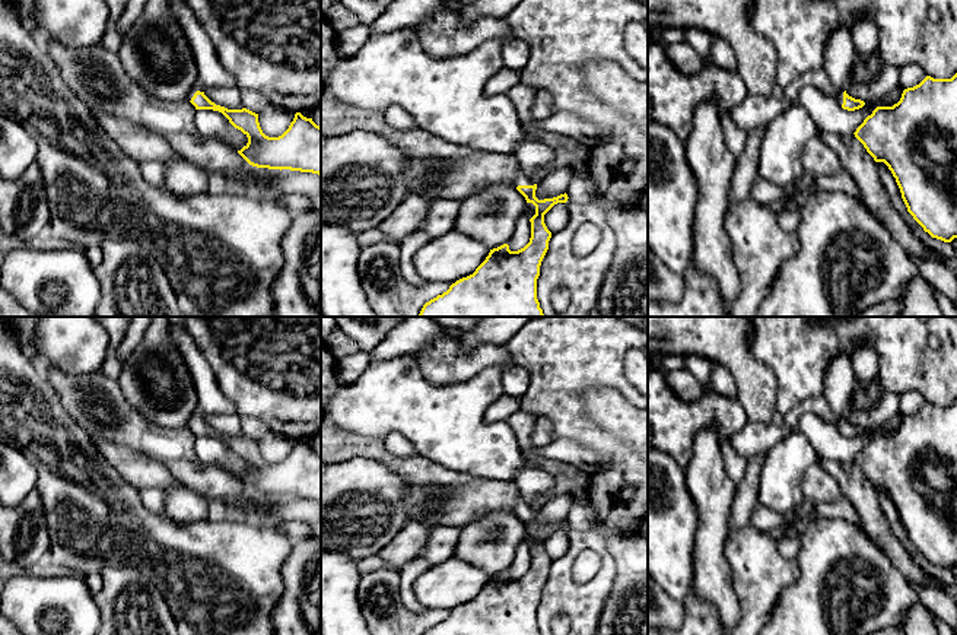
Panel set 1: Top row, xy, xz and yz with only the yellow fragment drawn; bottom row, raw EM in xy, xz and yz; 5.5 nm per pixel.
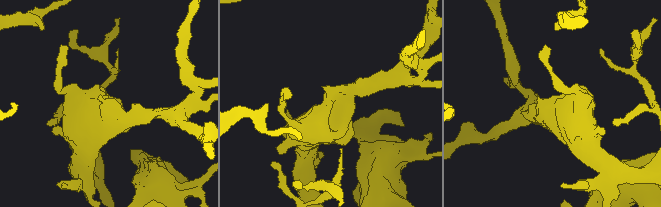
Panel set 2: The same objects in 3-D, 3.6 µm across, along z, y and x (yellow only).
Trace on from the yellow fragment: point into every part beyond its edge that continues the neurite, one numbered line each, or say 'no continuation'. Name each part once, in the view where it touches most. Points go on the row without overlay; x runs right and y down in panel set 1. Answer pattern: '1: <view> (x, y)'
1: xz (520, 505)

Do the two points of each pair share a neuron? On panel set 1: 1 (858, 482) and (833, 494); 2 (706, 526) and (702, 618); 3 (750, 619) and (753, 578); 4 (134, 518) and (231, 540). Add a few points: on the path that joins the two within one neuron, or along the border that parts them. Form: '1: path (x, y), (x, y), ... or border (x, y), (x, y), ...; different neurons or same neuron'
1: border (822, 462), (822, 466), (833, 478), (843, 495); different neurons
2: border (695, 587), (695, 591), (714, 607), (719, 619); different neurons
3: path (753, 609), (753, 589); same neuron
4: path (158, 540), (207, 540); same neuron

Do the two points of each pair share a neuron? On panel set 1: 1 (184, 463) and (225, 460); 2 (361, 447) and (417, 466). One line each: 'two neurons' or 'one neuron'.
1: two neurons
2: one neuron

